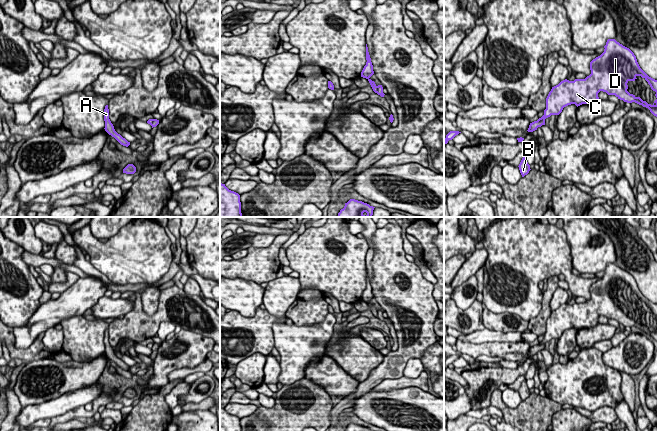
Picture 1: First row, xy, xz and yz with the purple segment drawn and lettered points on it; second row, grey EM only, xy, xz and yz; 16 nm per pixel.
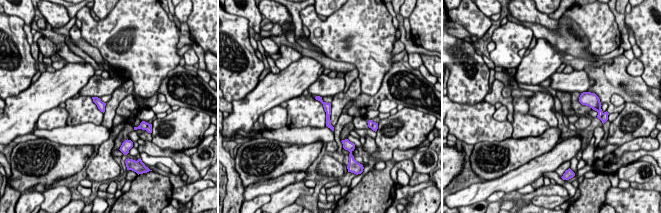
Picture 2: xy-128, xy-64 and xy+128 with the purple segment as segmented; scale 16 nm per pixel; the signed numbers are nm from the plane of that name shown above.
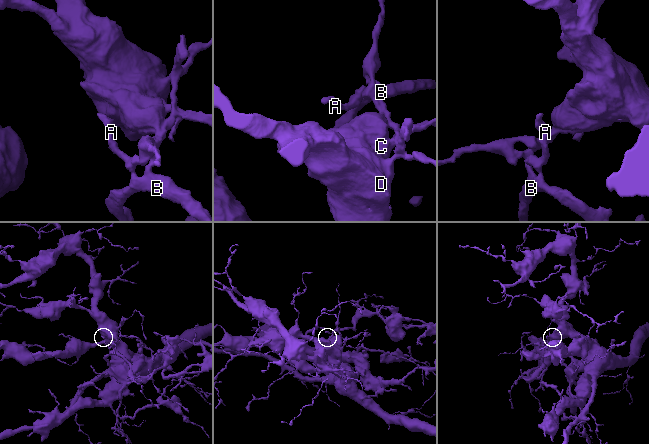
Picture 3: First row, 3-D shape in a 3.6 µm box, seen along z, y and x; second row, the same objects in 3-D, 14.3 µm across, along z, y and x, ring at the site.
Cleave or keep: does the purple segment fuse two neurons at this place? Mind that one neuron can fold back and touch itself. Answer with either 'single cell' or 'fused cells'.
single cell

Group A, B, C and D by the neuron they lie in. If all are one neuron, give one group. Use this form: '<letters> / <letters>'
A B C D

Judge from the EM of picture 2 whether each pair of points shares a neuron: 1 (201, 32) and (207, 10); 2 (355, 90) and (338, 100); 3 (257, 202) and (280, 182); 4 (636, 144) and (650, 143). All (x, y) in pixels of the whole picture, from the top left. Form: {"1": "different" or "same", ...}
{"1": "same", "2": "same", "3": "different", "4": "same"}

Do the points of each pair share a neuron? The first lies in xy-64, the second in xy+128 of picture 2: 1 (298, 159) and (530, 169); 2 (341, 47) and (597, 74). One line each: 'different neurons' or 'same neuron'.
1: different neurons
2: different neurons

